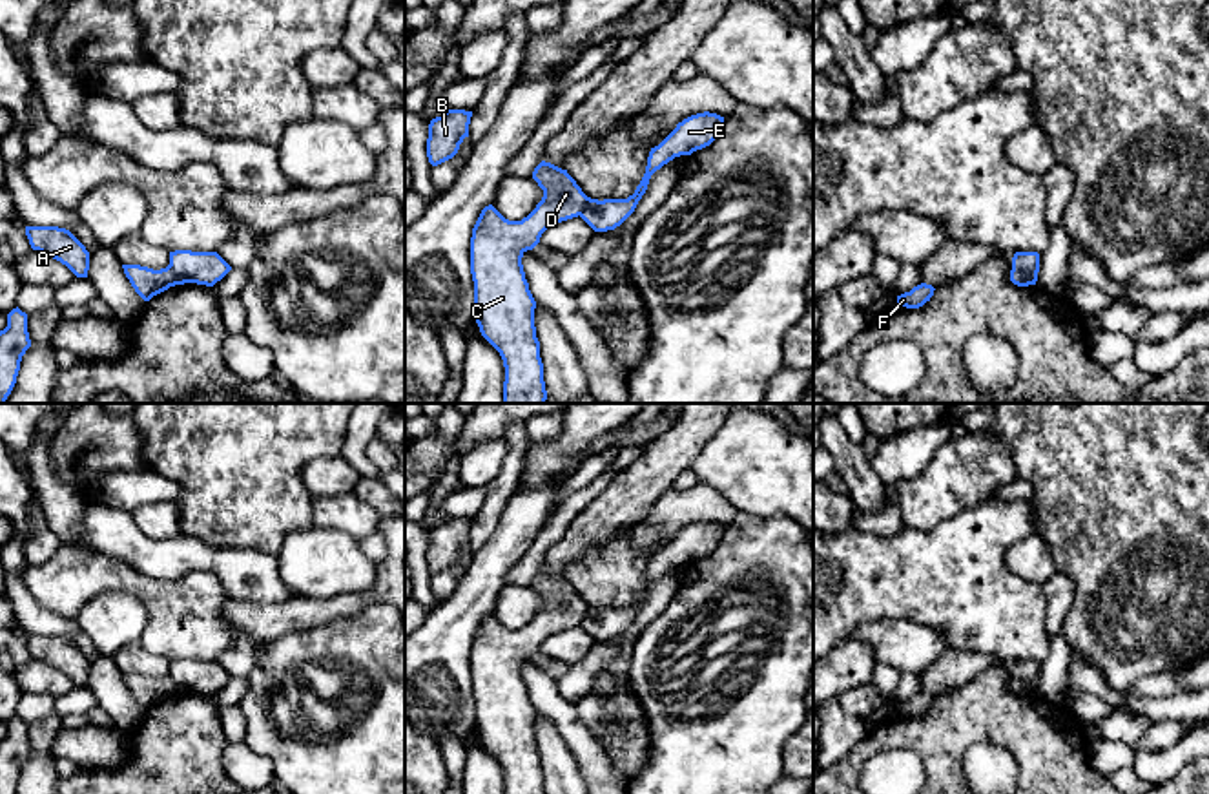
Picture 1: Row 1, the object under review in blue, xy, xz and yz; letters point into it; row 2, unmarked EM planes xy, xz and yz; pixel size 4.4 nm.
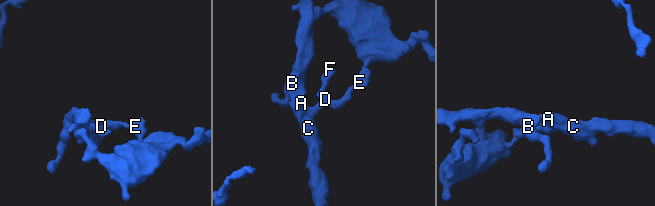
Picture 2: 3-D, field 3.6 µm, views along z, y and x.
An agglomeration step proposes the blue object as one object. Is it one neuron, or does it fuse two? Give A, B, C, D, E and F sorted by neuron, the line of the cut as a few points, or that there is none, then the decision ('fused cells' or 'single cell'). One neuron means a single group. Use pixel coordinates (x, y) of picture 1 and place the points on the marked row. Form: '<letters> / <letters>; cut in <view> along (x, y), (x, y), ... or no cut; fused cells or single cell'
A B C D F / E; cut in yz along (1012, 267), (1020, 269), (1033, 283); fused cells

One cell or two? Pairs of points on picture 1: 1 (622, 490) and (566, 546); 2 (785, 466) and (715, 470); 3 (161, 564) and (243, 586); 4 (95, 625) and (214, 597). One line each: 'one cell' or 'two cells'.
1: one cell
2: one cell
3: one cell
4: two cells

